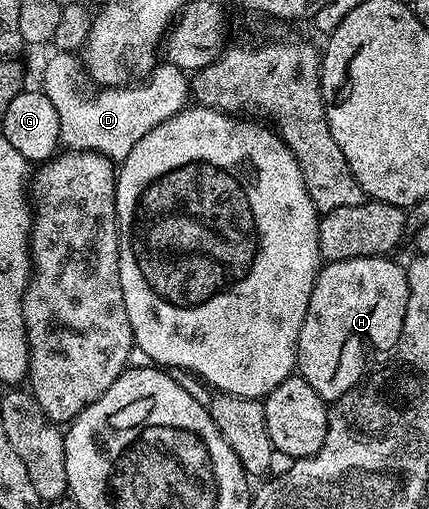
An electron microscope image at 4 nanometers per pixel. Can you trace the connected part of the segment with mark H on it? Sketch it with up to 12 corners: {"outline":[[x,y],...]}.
{"outline":[[388,255],[317,273],[296,371],[332,402],[365,351],[396,348],[406,269]]}

